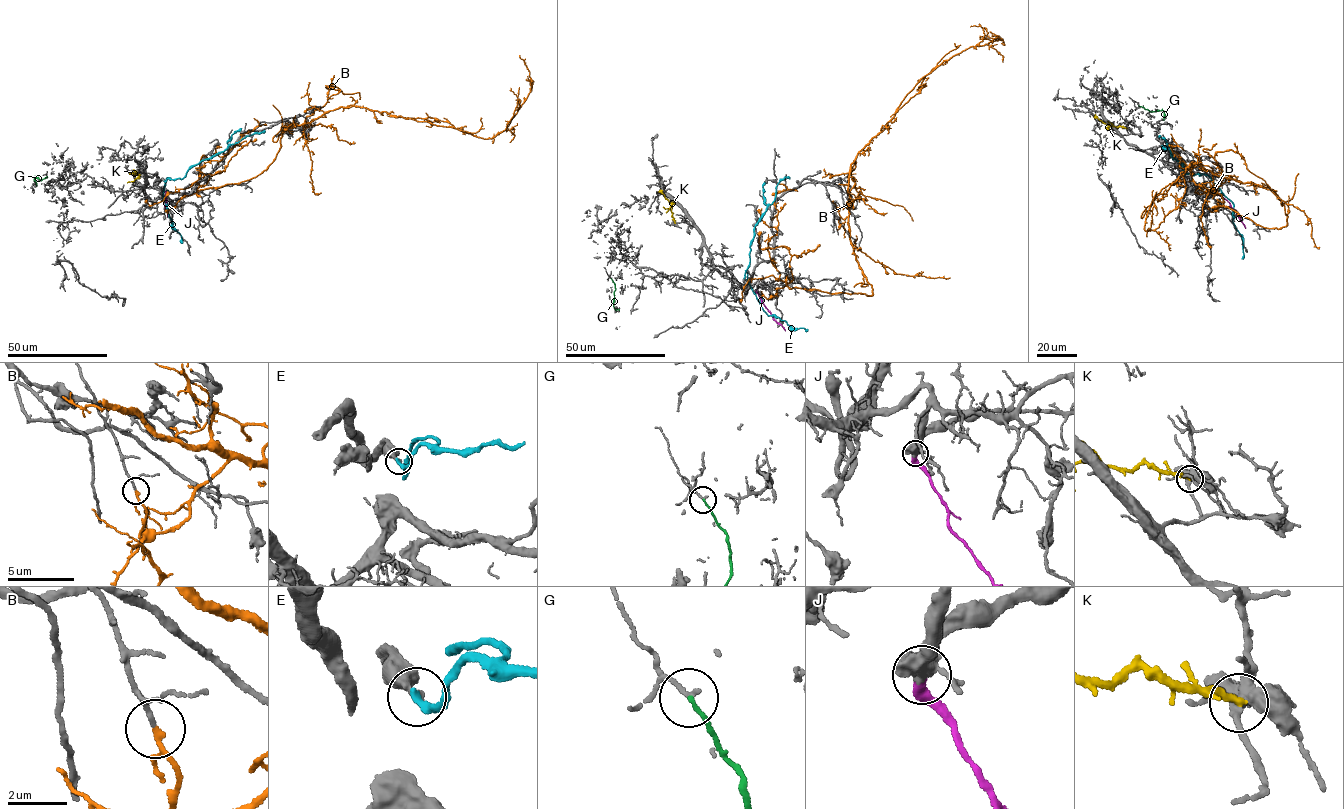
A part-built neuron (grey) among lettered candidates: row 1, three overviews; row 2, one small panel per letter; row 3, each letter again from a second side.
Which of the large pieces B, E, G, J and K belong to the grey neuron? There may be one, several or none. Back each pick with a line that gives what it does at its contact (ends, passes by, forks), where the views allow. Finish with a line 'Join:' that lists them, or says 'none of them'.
Join: none of them

